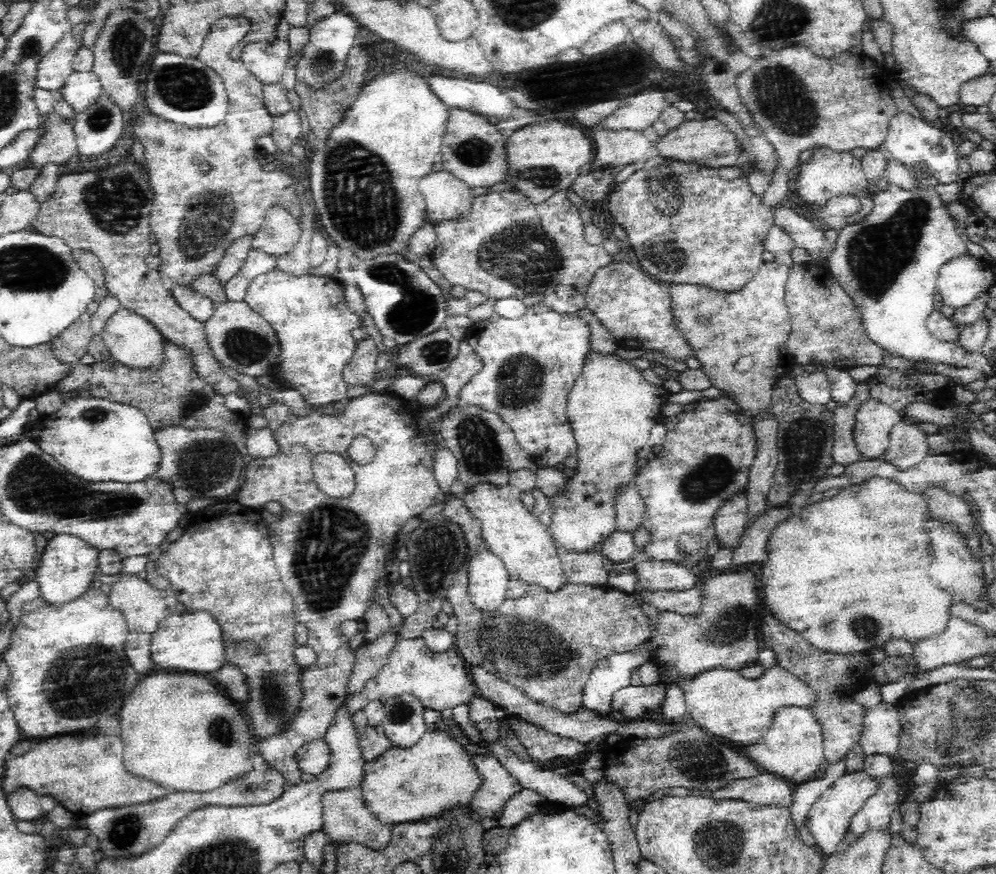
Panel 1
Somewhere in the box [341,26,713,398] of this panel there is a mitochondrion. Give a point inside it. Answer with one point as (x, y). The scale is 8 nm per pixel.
(526, 256)

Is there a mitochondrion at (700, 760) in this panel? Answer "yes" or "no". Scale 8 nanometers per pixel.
yes

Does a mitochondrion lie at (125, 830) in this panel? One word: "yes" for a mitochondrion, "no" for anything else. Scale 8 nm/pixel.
yes

